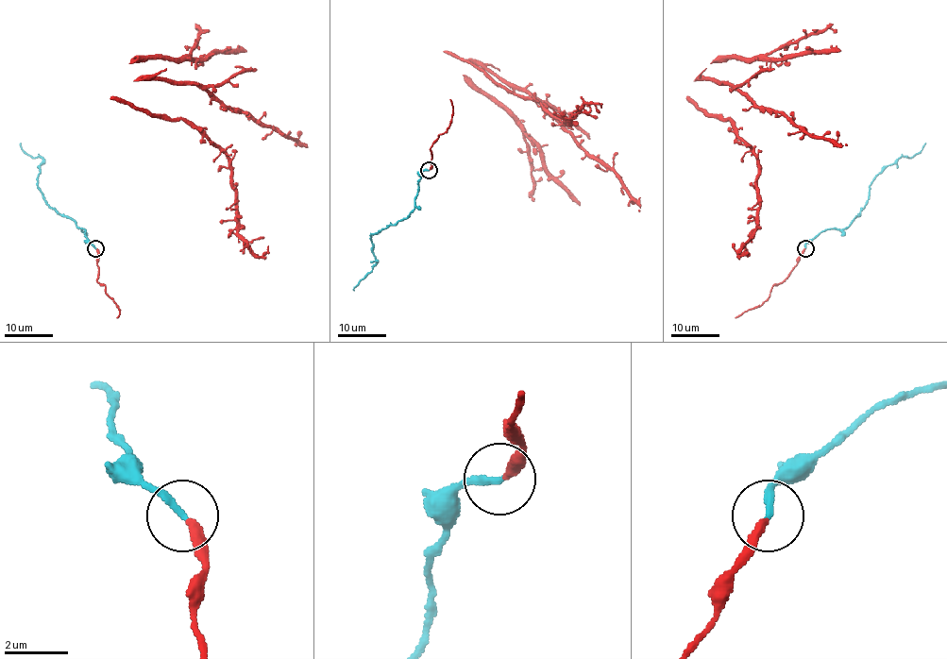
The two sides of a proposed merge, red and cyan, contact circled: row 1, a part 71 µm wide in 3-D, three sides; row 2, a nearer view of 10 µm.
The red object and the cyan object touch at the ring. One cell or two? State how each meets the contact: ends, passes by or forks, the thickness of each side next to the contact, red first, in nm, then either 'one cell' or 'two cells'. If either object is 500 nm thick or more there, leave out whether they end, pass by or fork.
red ends; cyan ends; calibres 300 and 240 nm; one cell

